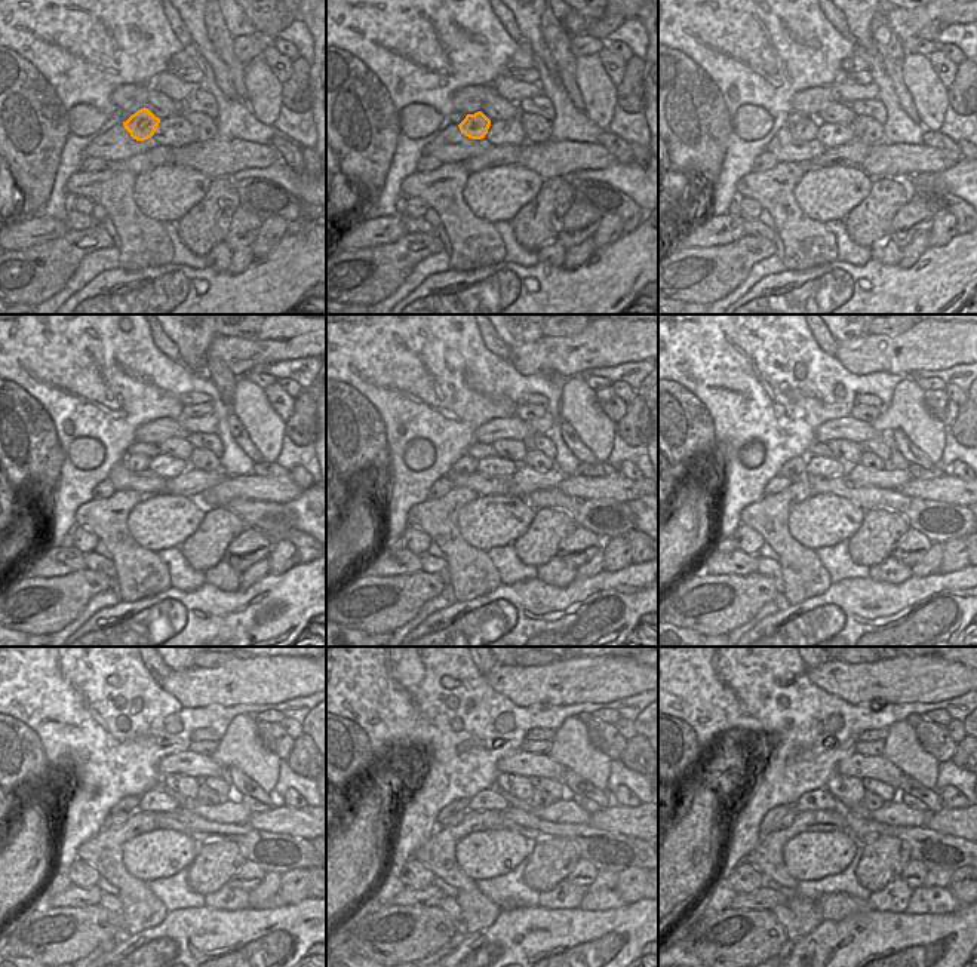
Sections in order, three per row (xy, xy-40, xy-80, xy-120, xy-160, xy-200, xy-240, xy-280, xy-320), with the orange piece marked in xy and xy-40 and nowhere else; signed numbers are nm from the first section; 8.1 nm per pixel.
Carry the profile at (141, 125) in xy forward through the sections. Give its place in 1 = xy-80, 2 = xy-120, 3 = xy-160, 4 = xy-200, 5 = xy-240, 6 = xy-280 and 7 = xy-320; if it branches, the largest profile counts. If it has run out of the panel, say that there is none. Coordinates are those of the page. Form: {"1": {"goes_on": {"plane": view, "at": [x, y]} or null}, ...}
{"1": {"goes_on": {"plane": "xy-80", "at": [805, 129]}}, "2": {"goes_on": {"plane": "xy-120", "at": [138, 461]}}, "3": {"goes_on": {"plane": "xy-160", "at": [464, 464]}}, "4": {"goes_on": {"plane": "xy-200", "at": [795, 467]}}, "5": {"goes_on": {"plane": "xy-240", "at": [126, 806]}}, "6": {"goes_on": {"plane": "xy-280", "at": [461, 804]}}, "7": {"goes_on": {"plane": "xy-320", "at": [770, 822]}}}

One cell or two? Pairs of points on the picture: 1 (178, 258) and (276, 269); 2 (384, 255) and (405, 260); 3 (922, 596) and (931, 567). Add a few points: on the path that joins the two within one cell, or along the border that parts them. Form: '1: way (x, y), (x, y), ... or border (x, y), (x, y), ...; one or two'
1: border (171, 263), (194, 269), (205, 267); two
2: way (389, 260), (401, 260); one
3: border (937, 571), (928, 576), (912, 577); two

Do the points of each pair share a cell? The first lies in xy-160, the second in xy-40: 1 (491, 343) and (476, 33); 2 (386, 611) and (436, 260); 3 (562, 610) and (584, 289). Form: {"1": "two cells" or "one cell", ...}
{"1": "two cells", "2": "two cells", "3": "one cell"}

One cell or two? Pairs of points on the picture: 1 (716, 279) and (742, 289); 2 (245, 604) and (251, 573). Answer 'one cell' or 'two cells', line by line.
1: two cells
2: two cells

